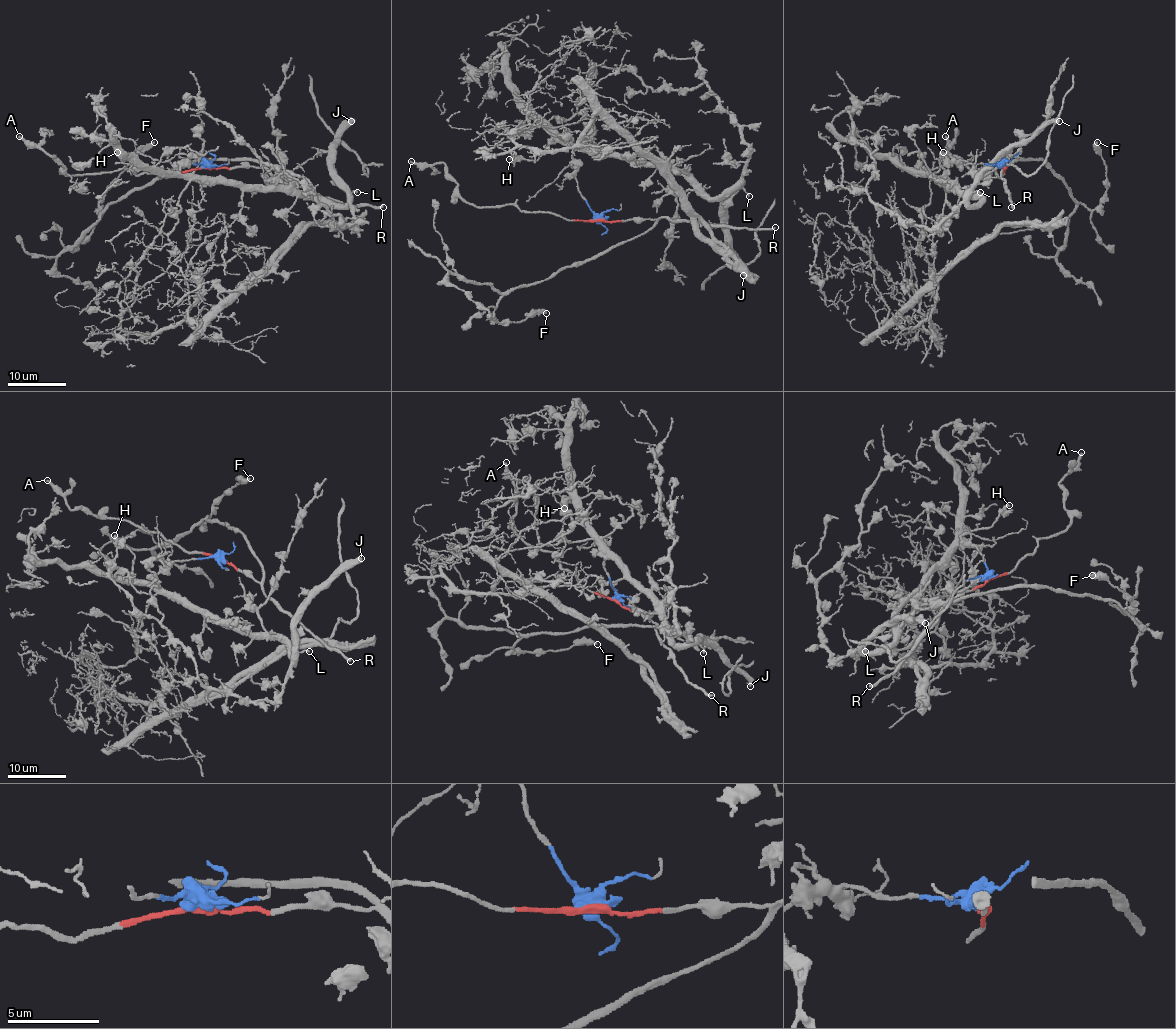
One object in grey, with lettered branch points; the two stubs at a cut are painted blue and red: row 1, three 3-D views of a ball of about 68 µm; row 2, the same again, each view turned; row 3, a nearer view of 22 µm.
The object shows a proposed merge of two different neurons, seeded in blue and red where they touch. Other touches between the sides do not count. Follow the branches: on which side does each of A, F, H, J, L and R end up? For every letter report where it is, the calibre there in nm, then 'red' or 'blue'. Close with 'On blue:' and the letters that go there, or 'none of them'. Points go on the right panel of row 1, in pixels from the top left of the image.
A: (945, 136) | 280 nm | red
F: (1097, 142) | 320 nm | red
H: (943, 152) | 360 nm | blue
J: (1059, 121) | 550 nm | blue
L: (980, 192) | 220 nm | blue
R: (1011, 207) | 340 nm | red
On blue: H, J, L

